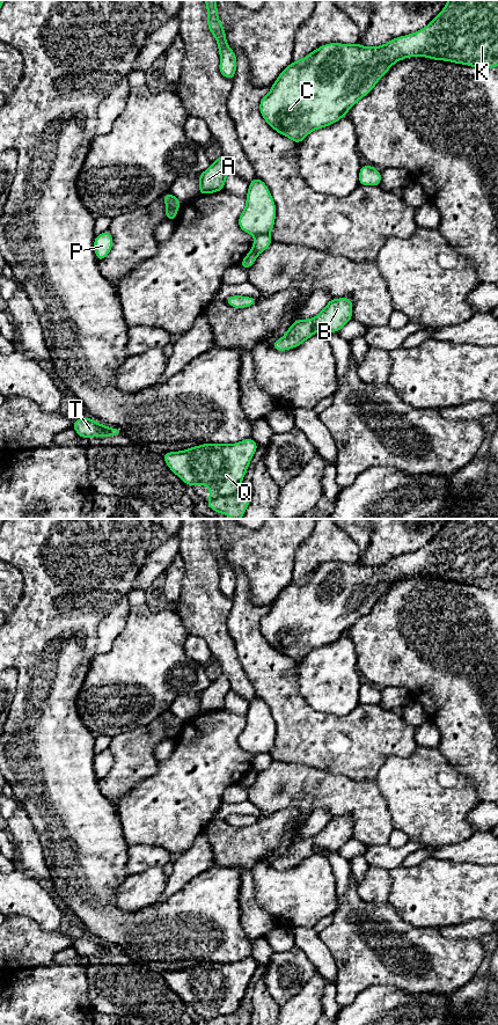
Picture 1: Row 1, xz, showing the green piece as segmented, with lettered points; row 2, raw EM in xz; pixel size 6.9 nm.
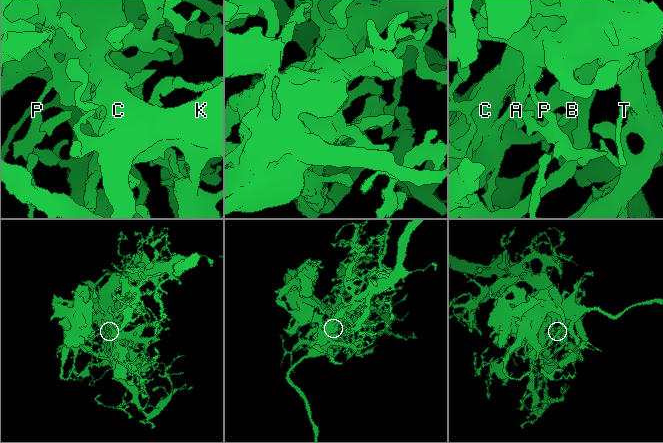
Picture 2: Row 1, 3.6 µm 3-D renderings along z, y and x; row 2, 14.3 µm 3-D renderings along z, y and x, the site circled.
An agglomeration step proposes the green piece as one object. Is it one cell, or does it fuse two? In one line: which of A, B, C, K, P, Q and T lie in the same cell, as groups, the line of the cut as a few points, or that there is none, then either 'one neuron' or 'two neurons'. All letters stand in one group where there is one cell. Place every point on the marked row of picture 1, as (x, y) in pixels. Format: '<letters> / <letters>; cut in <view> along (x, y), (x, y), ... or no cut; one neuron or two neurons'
A / B C K P Q T; cut in xz along (240, 489), (231, 495), (210, 499); two neurons

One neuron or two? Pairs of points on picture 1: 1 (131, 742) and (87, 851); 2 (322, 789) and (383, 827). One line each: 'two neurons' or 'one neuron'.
1: two neurons
2: one neuron

